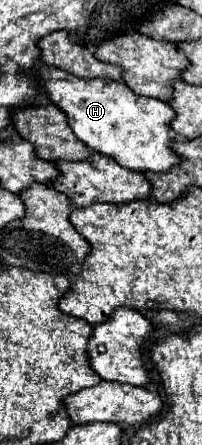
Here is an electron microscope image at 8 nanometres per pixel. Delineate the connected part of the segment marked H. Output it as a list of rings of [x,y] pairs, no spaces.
[[[48,65],[38,67],[38,77],[44,81],[44,91],[50,101],[66,113],[76,137],[92,151],[108,155],[118,165],[140,173],[166,173],[182,163],[172,147],[174,133],[170,123],[174,121],[174,109],[168,103],[136,95],[124,81],[84,81]]]

